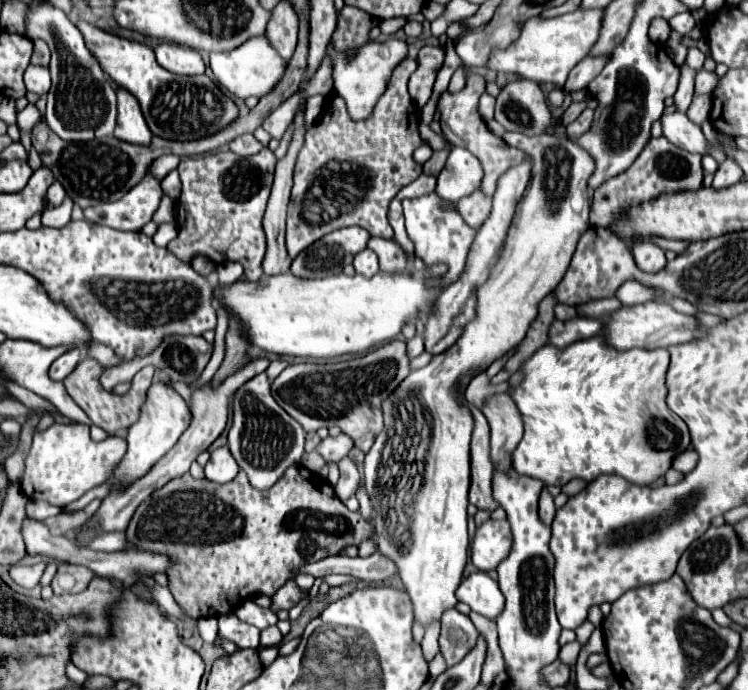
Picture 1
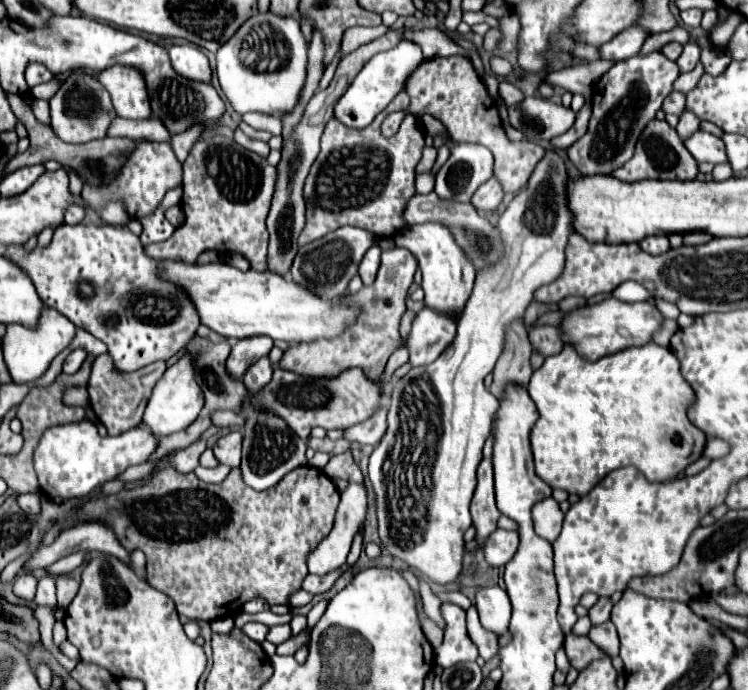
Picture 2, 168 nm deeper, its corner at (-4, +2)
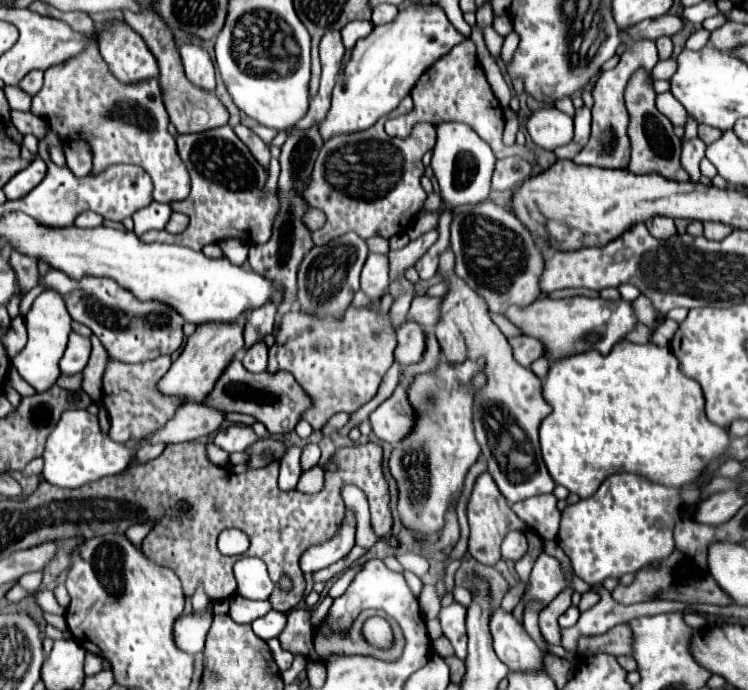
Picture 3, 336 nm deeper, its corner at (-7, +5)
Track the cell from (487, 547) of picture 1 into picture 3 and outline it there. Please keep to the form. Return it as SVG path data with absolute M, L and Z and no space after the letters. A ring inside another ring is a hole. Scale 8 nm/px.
M511 531L511 533L505 537L503 545L501 545L501 553L503 553L505 559L519 561L519 559L527 553L527 547L529 547L529 545L527 545L525 533L521 533L521 531Z

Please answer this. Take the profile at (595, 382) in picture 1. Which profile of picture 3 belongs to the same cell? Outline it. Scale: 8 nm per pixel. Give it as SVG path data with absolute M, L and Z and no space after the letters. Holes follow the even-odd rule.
M619 341L611 349L609 355L601 355L597 351L589 351L589 353L579 353L579 355L567 357L565 361L551 363L549 375L543 381L543 397L553 407L553 413L543 419L541 429L539 429L543 461L547 465L547 469L549 469L549 475L553 477L553 481L559 483L559 485L563 485L571 493L579 495L581 499L591 497L599 489L599 485L603 483L603 479L609 477L609 475L613 475L613 473L633 473L633 475L641 475L641 477L645 477L645 479L649 479L653 483L665 485L665 487L683 487L683 485L695 481L707 469L709 463L723 461L725 455L727 455L727 451L729 451L729 433L727 433L727 429L721 427L721 425L715 425L715 423L711 423L707 419L707 415L705 415L705 399L703 399L701 387L693 379L689 379L683 373L679 373L679 361L671 353L669 347L657 347L653 343L633 345L633 343L627 343L627 341Z

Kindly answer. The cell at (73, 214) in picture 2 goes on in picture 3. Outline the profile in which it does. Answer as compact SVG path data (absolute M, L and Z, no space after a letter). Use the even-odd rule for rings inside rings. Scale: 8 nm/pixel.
M85 211L85 213L81 213L77 219L75 219L75 225L77 227L97 227L97 225L101 225L105 219L101 217L101 215L97 215L97 213L93 213L93 211Z

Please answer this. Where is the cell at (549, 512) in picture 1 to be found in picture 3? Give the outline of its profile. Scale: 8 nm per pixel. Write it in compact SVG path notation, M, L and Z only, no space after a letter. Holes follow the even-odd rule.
M537 495L525 501L513 503L511 509L519 519L523 519L541 539L555 539L559 529L561 513L557 509L557 499L553 495Z

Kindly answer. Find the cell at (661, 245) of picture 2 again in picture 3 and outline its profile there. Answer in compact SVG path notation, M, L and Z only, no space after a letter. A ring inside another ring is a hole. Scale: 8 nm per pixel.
M655 215L655 217L647 219L645 225L647 225L649 233L653 233L653 237L657 237L657 239L667 239L667 237L671 237L673 231L677 231L673 219L663 217L663 215Z

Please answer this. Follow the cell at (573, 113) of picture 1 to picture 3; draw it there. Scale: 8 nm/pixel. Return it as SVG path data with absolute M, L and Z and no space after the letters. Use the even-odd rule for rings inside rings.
M547 105L531 115L527 131L537 147L555 151L557 147L567 145L573 139L573 119L559 109Z

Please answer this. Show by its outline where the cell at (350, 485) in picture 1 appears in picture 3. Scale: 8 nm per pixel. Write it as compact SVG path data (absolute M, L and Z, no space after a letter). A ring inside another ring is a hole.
M347 509L345 521L343 521L337 537L333 537L331 541L327 541L323 545L311 547L303 553L301 571L303 573L315 573L319 569L325 569L325 567L333 565L335 561L343 559L353 545L355 545L355 517Z

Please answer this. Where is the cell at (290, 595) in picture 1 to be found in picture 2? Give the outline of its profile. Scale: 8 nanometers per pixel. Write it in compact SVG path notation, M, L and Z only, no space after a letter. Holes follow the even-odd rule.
M342 566L342 568L338 568L338 570L332 570L332 572L328 572L326 576L314 576L314 574L308 574L306 578L304 578L304 582L302 582L302 590L306 590L306 592L310 592L310 594L324 594L326 590L330 590L330 586L336 582L336 578L338 576L342 576L342 572L346 570L346 566Z

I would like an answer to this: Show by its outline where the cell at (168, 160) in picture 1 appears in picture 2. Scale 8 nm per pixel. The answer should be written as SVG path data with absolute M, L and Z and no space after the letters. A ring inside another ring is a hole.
M204 126L192 128L190 132L182 132L182 134L178 134L178 136L174 136L174 138L170 140L172 150L174 150L174 154L176 154L178 162L184 162L184 160L186 160L188 152L190 152L190 150L192 150L192 146L194 146L194 140L198 140L198 138L200 138L202 128L204 128Z

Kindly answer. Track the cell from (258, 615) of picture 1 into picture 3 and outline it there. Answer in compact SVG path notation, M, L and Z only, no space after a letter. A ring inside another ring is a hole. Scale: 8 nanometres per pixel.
M243 557L235 563L237 591L247 599L269 599L275 585L267 575L267 567L257 557Z

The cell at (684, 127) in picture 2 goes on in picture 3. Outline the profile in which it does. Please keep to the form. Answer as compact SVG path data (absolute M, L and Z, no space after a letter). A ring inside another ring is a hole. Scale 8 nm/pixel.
M693 139L683 143L681 149L681 167L689 173L691 181L699 181L701 173L699 173L699 163L705 157L705 143L701 139Z

